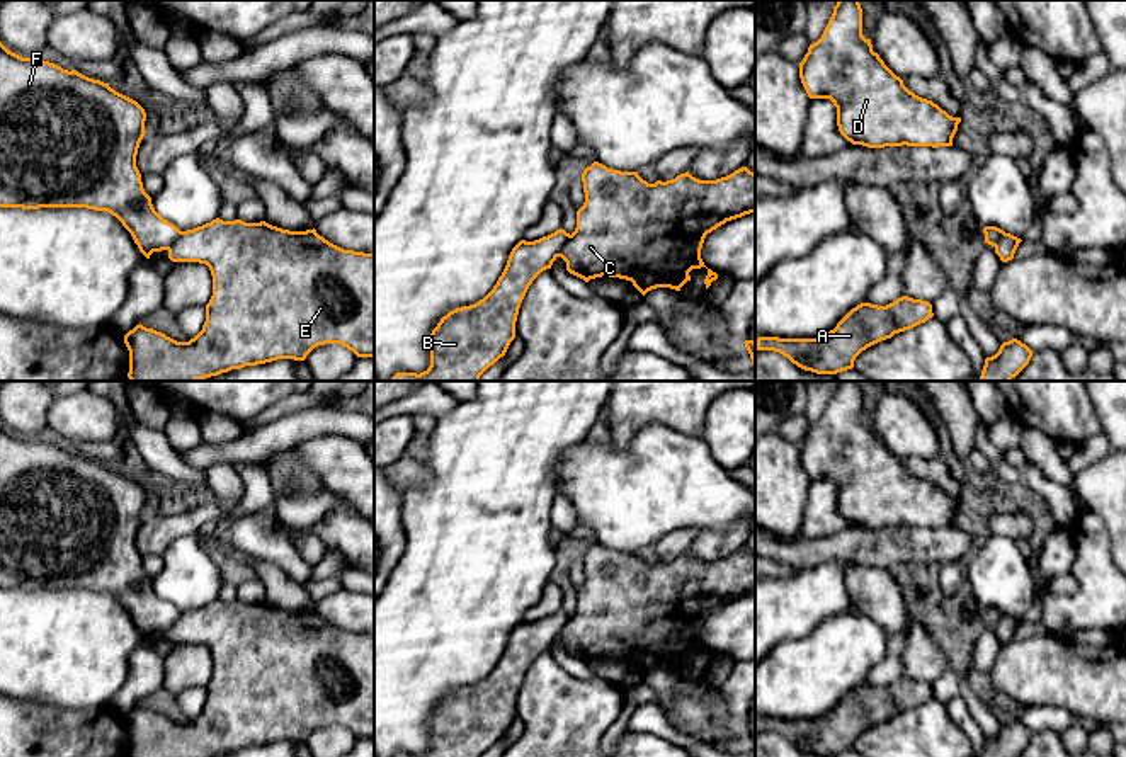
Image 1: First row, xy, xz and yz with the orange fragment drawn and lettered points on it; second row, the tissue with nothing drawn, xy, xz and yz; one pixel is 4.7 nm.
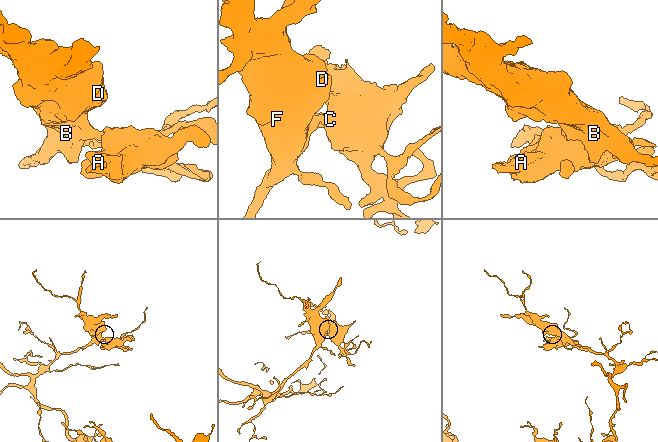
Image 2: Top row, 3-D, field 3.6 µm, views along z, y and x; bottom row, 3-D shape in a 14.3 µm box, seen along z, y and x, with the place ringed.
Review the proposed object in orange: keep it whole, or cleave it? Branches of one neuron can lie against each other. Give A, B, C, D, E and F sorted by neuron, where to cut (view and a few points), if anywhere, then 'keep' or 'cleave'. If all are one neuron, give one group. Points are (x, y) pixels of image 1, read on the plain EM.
A C E / B D F | xz (570, 616), (557, 637) | cleave

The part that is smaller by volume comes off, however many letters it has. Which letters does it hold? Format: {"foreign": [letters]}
{"foreign": ["A", "C", "E"]}

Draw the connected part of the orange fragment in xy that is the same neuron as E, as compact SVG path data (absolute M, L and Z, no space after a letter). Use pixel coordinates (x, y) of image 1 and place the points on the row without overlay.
M219 599L182 612L168 629L172 643L206 645L213 657L213 677L206 686L202 711L189 723L177 723L141 704L124 716L129 731L128 757L218 757L231 750L277 740L304 742L318 726L340 725L357 738L374 738L374 635L344 631L316 611L289 612L265 602L245 604Z

